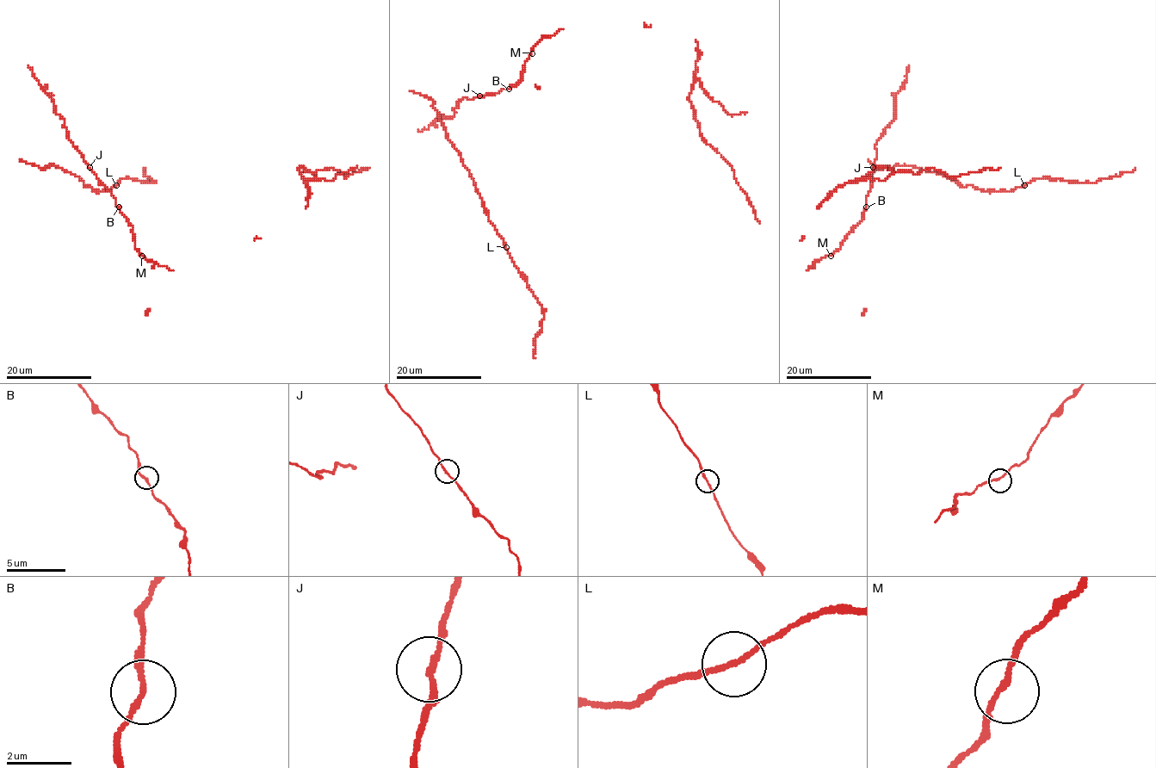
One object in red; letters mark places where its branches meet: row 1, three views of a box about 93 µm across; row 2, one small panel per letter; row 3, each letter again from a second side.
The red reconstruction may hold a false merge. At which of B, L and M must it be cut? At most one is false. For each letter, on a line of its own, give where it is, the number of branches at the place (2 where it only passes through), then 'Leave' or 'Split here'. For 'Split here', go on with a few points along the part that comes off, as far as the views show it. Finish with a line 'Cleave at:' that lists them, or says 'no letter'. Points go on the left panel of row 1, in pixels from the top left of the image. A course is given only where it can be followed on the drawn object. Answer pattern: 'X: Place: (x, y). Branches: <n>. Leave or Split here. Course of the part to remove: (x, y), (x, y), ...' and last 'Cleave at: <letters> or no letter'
B: Place: (119, 207). Branches: 2. Leave
L: Place: (116, 185). Branches: 2. Leave
M: Place: (142, 256). Branches: 2. Leave
Cleave at: no letter

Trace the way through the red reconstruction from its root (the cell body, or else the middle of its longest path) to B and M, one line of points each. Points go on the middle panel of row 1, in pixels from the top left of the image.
B: (524, 70), (522, 78), (508, 89)
M: (524, 70), (524, 63), (532, 53)

